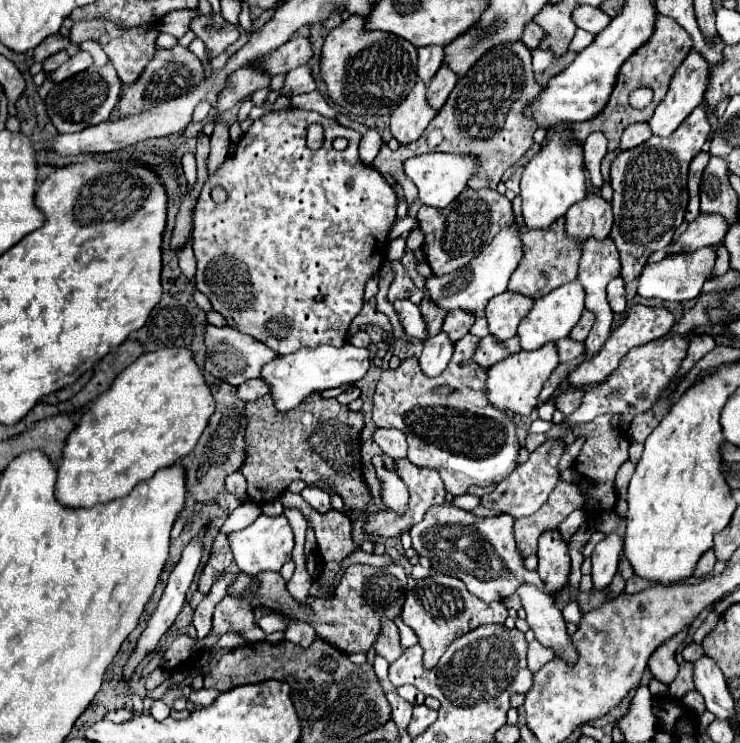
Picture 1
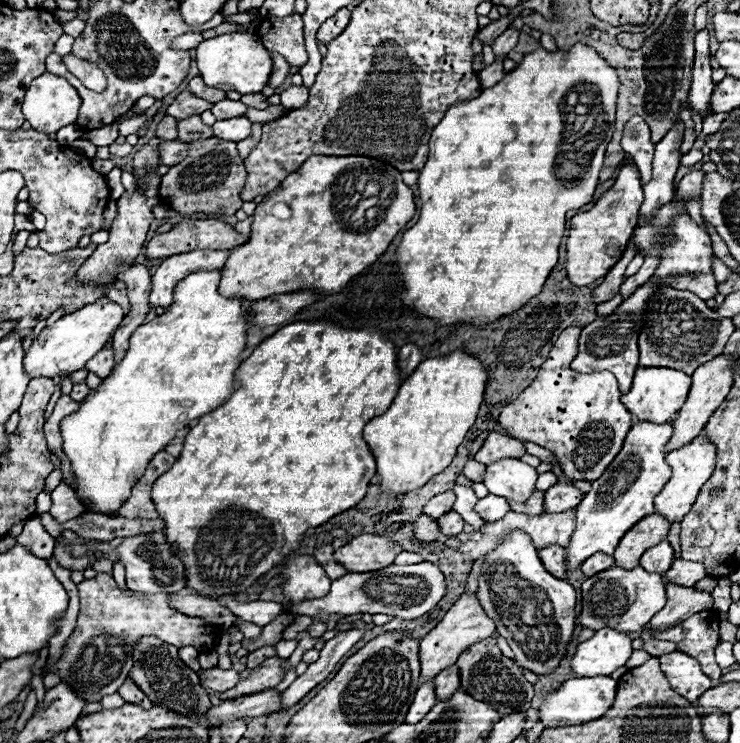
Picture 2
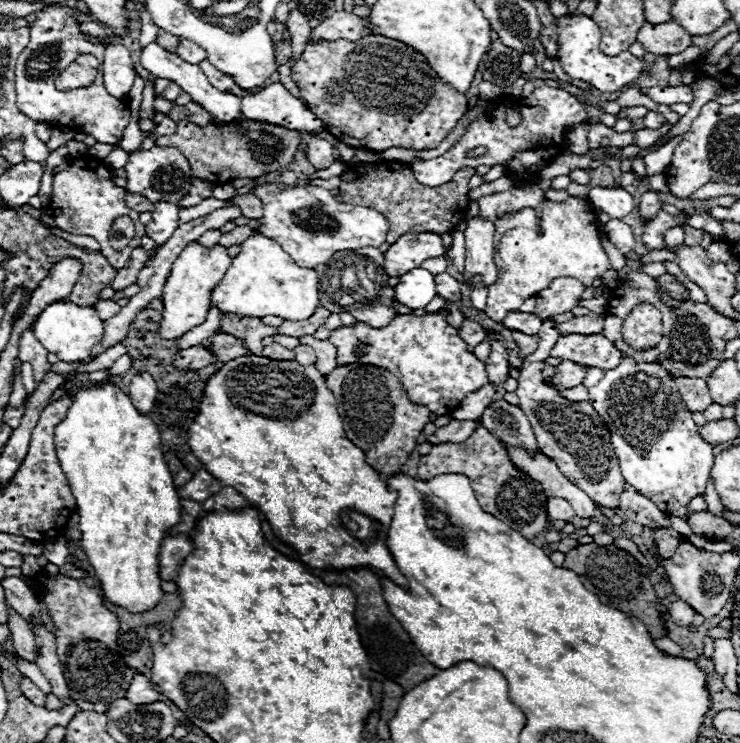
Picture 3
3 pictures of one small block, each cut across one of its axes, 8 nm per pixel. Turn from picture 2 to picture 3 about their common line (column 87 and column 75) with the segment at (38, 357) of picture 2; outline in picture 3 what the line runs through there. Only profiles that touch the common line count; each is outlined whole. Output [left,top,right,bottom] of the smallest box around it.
[34,302,104,362]

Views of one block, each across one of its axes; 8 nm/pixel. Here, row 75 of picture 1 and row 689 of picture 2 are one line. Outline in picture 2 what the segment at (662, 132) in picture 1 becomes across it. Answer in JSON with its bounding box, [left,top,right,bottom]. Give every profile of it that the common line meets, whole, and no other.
[658,650,712,702]

